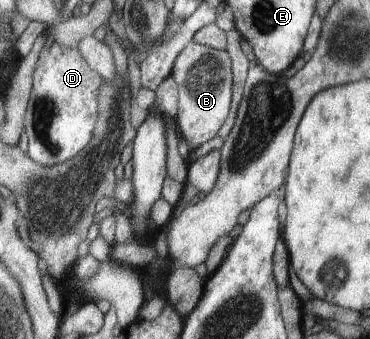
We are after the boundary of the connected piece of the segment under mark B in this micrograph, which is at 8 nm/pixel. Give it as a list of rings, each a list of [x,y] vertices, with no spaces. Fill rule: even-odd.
[[[192,41],[179,54],[171,75],[179,86],[177,125],[189,151],[193,151],[206,144],[210,138],[218,136],[230,114],[234,88],[233,57],[227,50]]]

